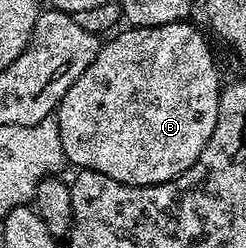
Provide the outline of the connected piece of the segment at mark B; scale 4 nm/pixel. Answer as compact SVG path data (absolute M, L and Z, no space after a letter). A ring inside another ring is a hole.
M185 20L167 25L126 27L99 48L88 71L68 87L56 110L60 143L71 166L91 169L120 183L155 185L176 179L176 175L188 171L200 159L200 151L208 147L208 139L216 131L220 84L218 65L206 37L190 24Z

